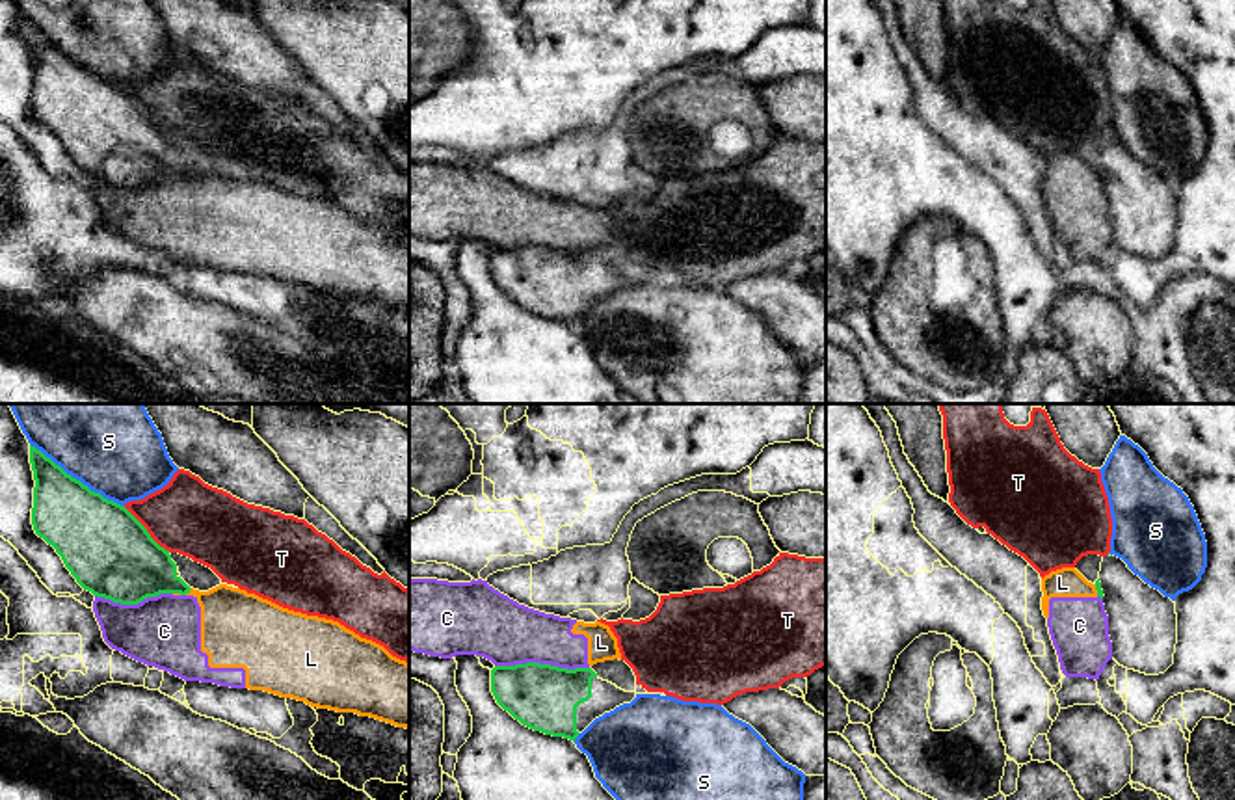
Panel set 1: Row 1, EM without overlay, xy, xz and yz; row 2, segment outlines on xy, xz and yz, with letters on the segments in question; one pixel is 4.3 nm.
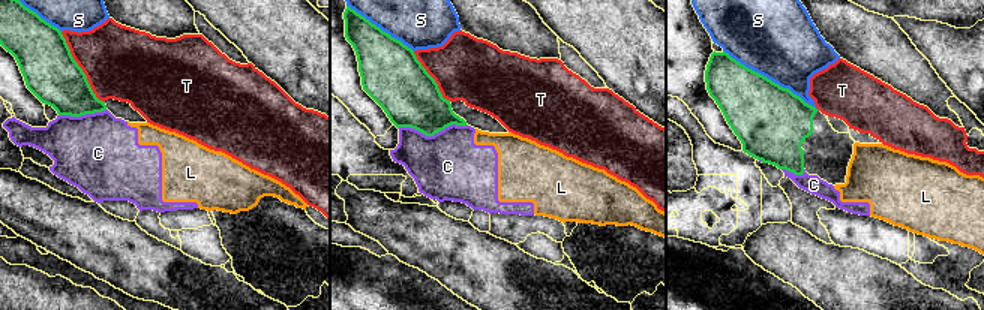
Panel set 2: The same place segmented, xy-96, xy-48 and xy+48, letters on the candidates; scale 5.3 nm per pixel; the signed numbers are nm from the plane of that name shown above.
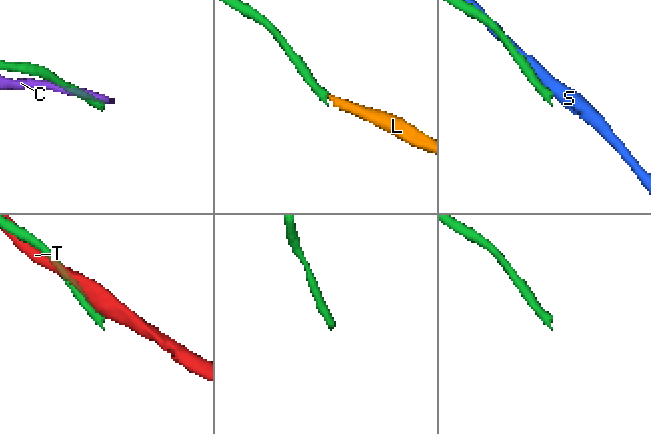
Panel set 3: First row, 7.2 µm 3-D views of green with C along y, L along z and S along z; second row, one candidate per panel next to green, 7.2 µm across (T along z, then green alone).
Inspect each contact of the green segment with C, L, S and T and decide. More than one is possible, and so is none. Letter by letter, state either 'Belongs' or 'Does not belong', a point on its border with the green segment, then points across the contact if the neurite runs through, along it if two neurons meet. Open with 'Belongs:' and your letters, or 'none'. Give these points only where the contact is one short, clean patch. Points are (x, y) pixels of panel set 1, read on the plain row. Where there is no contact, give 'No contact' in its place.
Belongs: none
C: Does not belong. Touches green at xz (542, 248)
L: Does not belong. Touches green at xy (188, 173). Boundary: xy (192, 172), (185, 177)
S: Does not belong. Touches green at xy (75, 62)
T: Does not belong. Touches green at xy (146, 114)

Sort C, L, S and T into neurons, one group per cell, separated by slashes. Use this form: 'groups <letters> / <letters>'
groups C L / S / T

